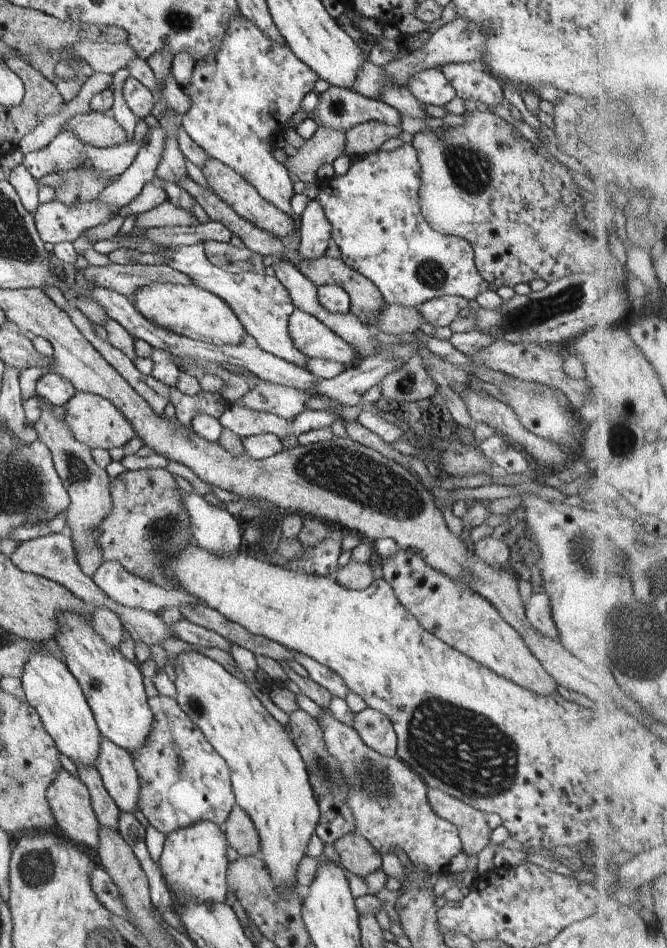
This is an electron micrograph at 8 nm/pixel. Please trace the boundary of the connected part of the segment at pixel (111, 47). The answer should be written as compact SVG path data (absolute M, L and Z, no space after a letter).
M84 40L72 44L66 50L68 55L84 60L95 73L114 75L138 56L132 48L134 46L130 46L128 42L112 44Z

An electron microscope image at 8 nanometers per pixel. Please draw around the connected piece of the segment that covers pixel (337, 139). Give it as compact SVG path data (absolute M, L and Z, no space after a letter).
M322 125L294 156L289 156L285 166L307 186L318 186L318 168L322 164L333 164L345 148L346 132Z

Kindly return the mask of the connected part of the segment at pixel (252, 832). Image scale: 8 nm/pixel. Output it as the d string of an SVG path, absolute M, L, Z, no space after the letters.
M235 803L230 810L230 814L224 822L223 832L227 844L232 846L240 857L260 855L260 836L256 826L238 803Z

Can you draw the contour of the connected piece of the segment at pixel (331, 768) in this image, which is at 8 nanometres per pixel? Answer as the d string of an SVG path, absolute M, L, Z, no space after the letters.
M302 709L291 712L287 729L290 732L291 739L300 750L300 756L306 765L314 796L320 807L320 820L316 824L315 833L324 845L334 845L341 836L356 832L356 820L348 802L346 802L348 788L345 784L346 780L340 772L340 764L334 756L328 754L322 728L320 728L317 719L307 712Z

